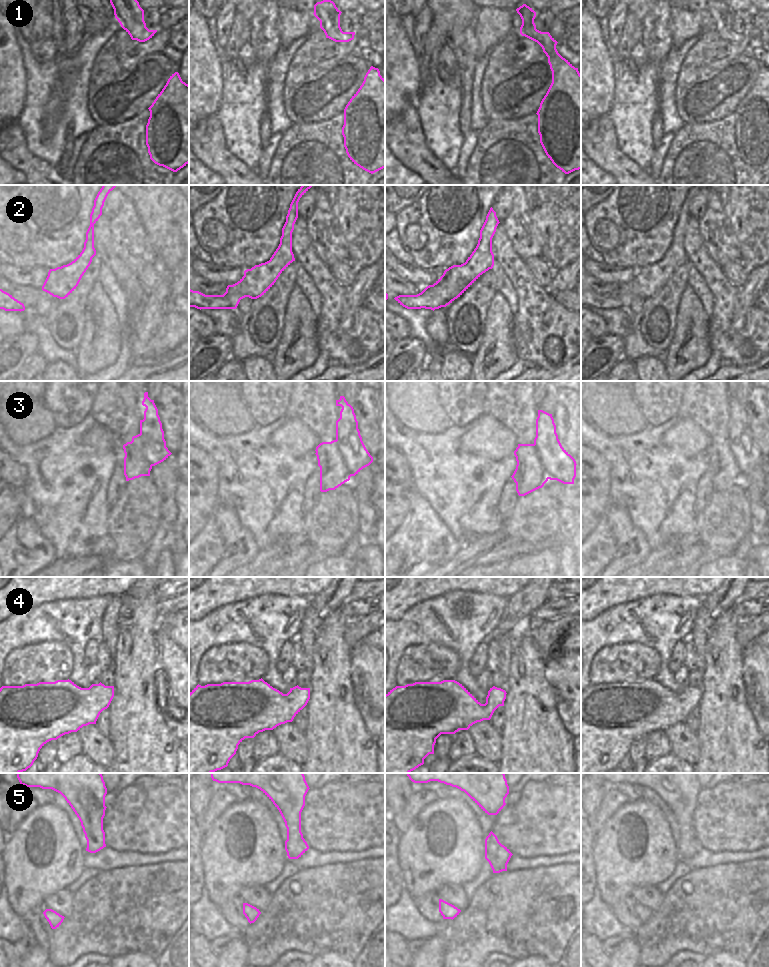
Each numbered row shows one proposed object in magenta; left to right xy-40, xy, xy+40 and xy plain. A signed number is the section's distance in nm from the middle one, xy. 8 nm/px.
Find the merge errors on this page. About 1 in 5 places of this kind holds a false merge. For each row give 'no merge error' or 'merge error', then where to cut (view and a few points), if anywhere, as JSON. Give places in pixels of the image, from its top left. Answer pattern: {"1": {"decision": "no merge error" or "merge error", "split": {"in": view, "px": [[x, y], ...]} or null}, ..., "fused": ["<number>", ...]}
{"1": {"decision": "no merge error", "split": null}, "2": {"decision": "no merge error", "split": null}, "3": {"decision": "merge error", "split": {"in": "xy", "px": [[336, 439], [343, 460], [352, 475]]}}, "4": {"decision": "no merge error", "split": null}, "5": {"decision": "no merge error", "split": null}, "fused": ["3"]}

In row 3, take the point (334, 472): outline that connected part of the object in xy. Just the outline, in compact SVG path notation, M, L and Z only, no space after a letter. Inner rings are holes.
M337 440L322 442L316 447L320 467L320 491L335 490L352 476L340 451Z

